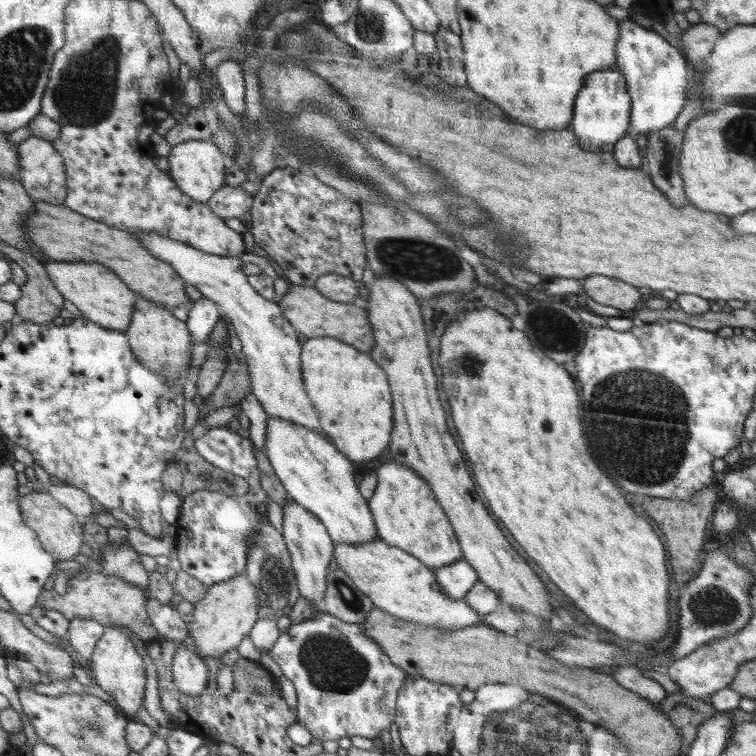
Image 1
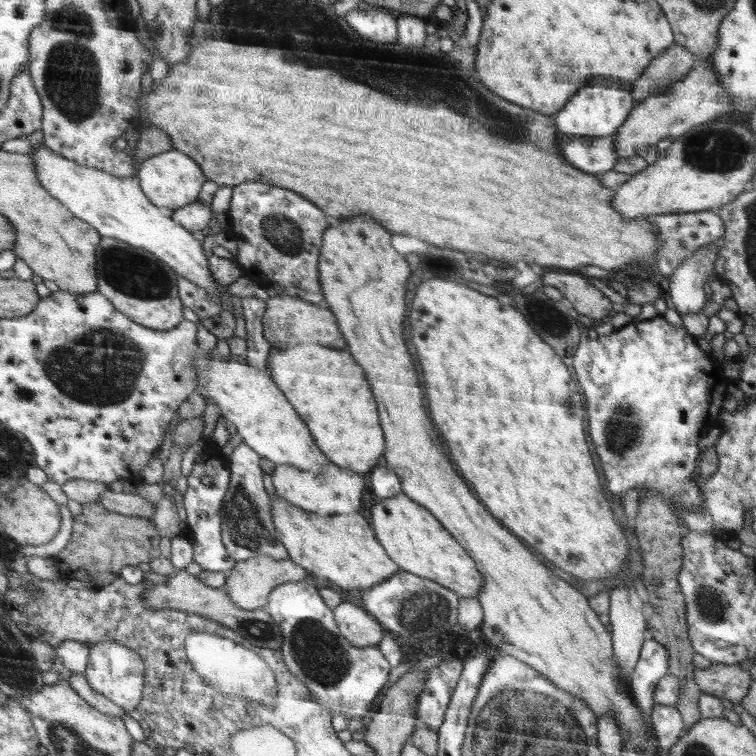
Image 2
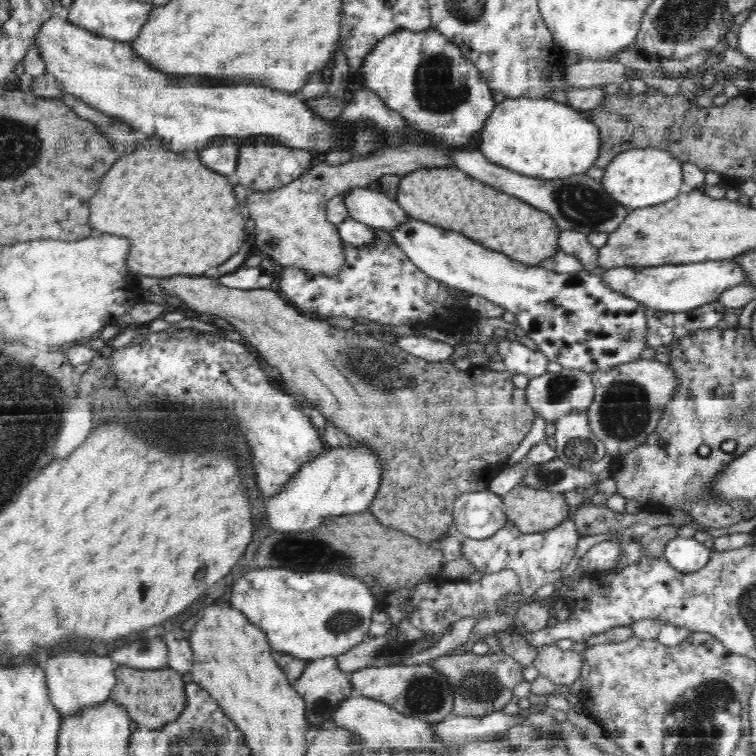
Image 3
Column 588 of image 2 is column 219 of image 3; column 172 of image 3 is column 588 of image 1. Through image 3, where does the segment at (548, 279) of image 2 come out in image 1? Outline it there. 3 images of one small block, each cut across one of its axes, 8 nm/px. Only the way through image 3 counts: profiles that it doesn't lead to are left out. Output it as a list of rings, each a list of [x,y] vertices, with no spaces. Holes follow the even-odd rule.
[[[606,276],[584,278],[583,286],[592,300],[606,306],[613,306],[622,312],[636,308],[636,304],[642,298],[642,294],[631,284],[614,280],[614,278],[606,278]]]

